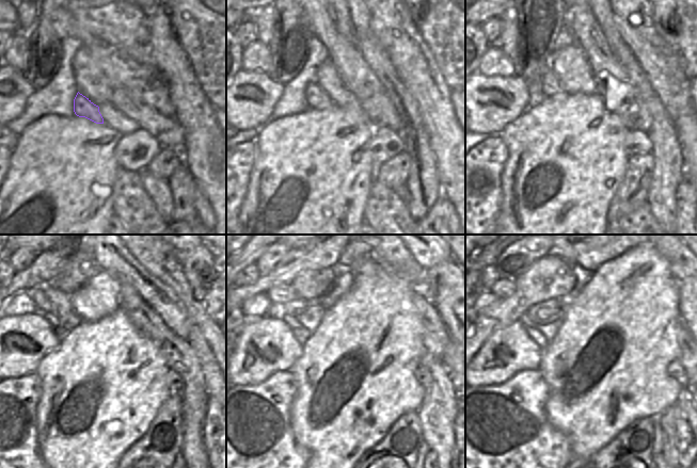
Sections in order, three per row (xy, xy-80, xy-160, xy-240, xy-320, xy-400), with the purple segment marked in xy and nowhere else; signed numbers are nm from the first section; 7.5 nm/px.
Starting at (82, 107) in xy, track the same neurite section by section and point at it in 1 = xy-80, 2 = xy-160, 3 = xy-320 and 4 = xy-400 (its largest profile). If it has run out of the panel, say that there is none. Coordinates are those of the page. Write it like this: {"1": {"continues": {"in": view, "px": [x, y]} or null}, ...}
{"1": {"continues": {"in": "xy-80", "px": [316, 98]}}, "2": {"continues": {"in": "xy-160", "px": [550, 85]}}, "3": {"continues": {"in": "xy-320", "px": [279, 294]}}, "4": {"continues": {"in": "xy-400", "px": [503, 288]}}}

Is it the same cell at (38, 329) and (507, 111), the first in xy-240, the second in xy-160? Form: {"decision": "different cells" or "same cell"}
{"decision": "same cell"}

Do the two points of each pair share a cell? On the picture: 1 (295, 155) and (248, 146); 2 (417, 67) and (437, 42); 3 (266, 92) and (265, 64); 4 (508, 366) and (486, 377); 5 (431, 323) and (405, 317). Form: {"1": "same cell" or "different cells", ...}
{"1": "different cells", "2": "different cells", "3": "different cells", "4": "same cell", "5": "different cells"}

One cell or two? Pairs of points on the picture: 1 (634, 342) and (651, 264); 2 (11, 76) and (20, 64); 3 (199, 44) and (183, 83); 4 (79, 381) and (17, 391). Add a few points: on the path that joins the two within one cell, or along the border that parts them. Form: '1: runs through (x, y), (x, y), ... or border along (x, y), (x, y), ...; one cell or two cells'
1: runs through (634, 323), (634, 296), (638, 284); one cell
2: border along (11, 65), (26, 73); two cells
3: border along (179, 42), (201, 87); two cells
4: border along (35, 372), (41, 381), (37, 412); two cells

